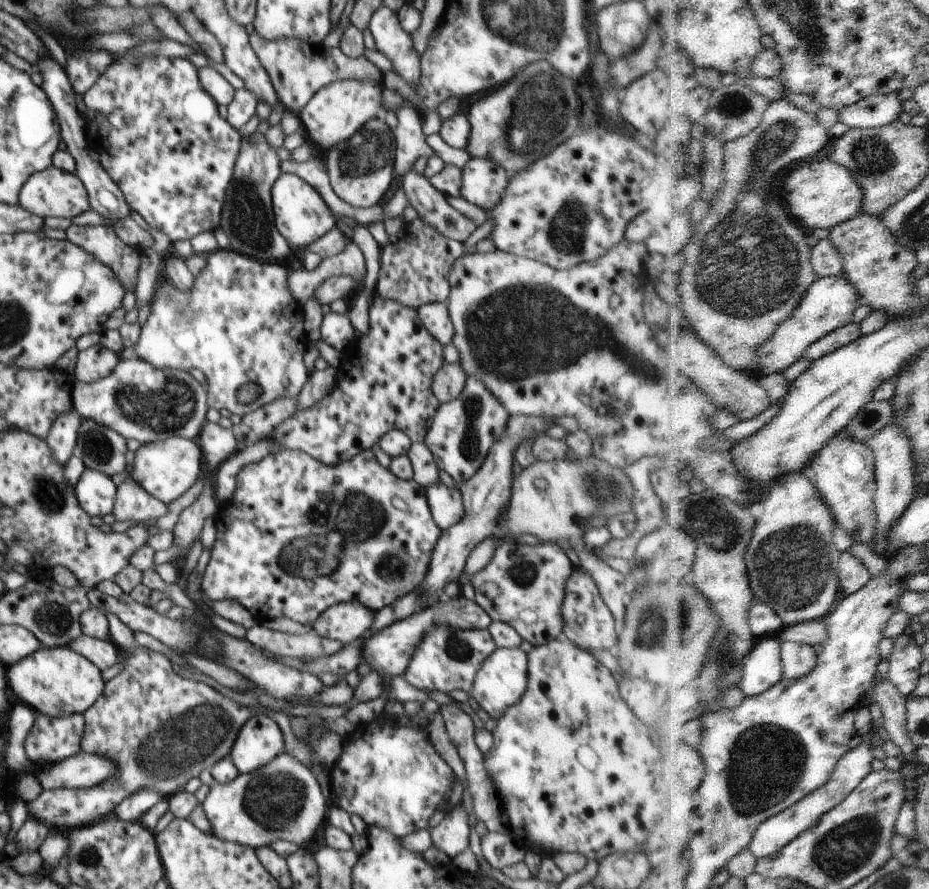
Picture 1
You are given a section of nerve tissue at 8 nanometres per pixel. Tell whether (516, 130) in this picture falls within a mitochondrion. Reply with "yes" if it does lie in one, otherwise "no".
yes

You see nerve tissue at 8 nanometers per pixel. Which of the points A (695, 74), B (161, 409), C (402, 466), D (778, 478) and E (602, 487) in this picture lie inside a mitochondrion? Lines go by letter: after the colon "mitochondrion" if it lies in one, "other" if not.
A: other
B: mitochondrion
C: other
D: other
E: mitochondrion

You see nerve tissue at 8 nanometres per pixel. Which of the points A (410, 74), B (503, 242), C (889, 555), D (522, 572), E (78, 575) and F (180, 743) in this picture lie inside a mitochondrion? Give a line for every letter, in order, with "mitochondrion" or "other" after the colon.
A: other
B: other
C: other
D: mitochondrion
E: other
F: mitochondrion

